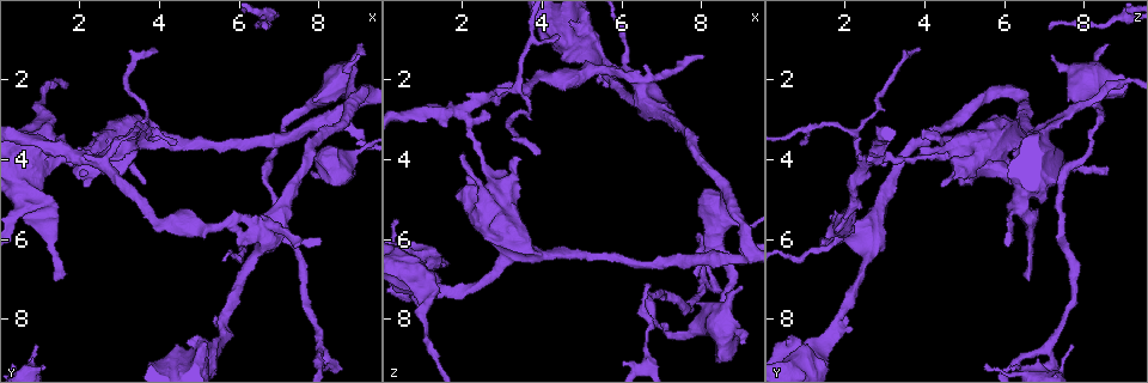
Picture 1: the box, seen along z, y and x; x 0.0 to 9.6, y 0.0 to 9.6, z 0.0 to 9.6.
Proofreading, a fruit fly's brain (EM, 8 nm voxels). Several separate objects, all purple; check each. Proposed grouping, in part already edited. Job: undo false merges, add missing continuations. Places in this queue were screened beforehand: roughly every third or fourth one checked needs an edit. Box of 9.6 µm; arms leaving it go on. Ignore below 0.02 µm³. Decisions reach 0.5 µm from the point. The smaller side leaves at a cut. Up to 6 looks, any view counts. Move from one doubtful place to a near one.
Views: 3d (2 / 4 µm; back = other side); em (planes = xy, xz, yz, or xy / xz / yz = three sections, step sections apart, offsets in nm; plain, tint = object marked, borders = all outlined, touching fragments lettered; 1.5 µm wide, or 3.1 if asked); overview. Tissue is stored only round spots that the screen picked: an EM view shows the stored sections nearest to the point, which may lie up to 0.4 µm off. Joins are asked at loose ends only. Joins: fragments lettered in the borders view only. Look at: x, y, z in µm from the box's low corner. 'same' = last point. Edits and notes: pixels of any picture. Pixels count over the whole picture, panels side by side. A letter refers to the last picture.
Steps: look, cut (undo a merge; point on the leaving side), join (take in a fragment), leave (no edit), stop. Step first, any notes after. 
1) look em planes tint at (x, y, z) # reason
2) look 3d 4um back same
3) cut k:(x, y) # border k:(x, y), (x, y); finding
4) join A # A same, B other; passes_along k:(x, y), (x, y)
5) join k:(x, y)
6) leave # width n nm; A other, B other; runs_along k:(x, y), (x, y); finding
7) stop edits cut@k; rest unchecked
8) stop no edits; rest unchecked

look em yz step 8 borders at (1.40, 7.00, 6.65) # free end

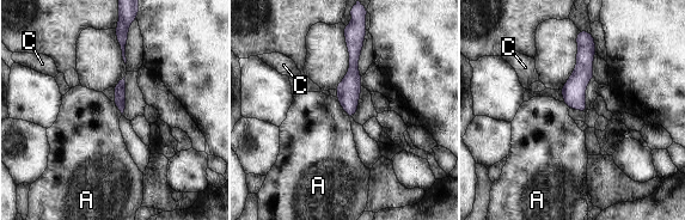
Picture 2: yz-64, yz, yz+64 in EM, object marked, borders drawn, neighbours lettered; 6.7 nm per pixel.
look em planes borders same

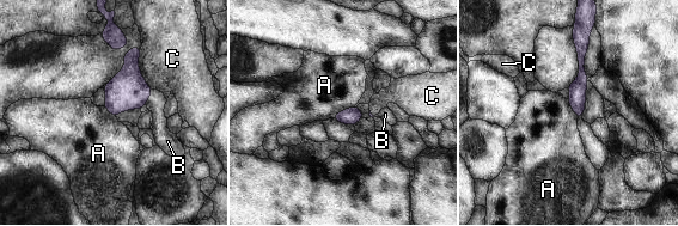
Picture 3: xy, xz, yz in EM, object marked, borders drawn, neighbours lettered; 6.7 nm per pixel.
join B # width 120 nm; A other, B same, C other; passes_along 3:(128, 90), (148, 97), (157, 101); the cell continues

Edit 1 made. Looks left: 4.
look 3d 4um at (7.70, 2.70, 8.35) # sudden change in width

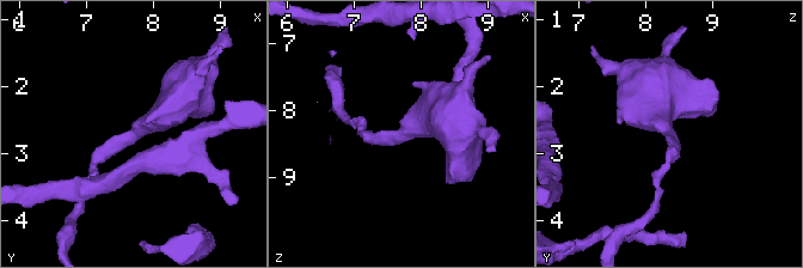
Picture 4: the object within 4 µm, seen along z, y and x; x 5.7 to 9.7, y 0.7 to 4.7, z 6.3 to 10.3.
look em xz step 4 tint at (7.65, 2.70, 8.35)

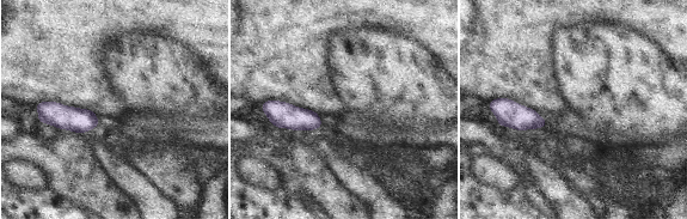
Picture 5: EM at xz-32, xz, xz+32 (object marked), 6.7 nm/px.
look em planes borders same

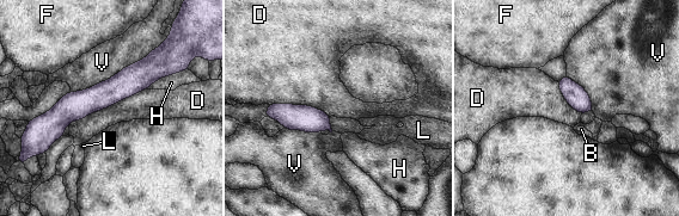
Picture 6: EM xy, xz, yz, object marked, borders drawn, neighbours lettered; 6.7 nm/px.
leave # width 150 nm; B other, D other, F other, H other, L other, V other; border 6:(170, 31), (138, 61), (71, 92); continuous, no second cell

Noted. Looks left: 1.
look em planes borders at (0.90, 5.05, 6.35) # thick turns thin

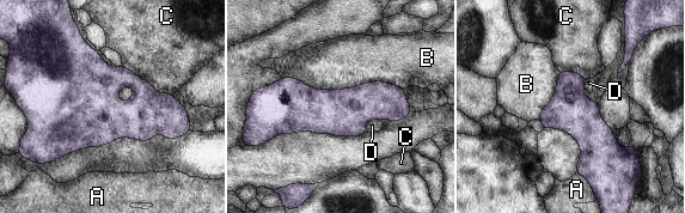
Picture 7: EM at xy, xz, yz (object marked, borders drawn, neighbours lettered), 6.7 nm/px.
leave # A other, B other, C other, D other; border 7:(282, 77), (403, 90); one cell here

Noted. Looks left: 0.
stop edits join@3; rest unchecked

